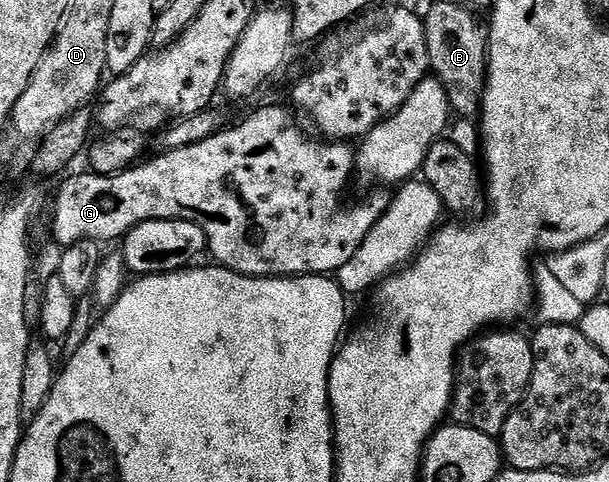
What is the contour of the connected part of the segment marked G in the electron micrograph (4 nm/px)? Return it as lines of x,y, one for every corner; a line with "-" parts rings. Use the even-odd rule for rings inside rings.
263,107
260,111
252,113
248,119
240,121
236,127
228,126
219,131
216,135
211,135
205,141
197,145
185,145
185,149
173,149
164,155
155,155
151,160
132,165
125,171
118,171
116,175
97,175
86,173
87,175
75,175
72,179
67,179
59,187
59,192
55,195
55,212
51,215
51,235
59,242
60,248
68,247
76,243
78,239
93,239
100,245
106,245
114,241
122,240
123,236
131,232
131,228
141,225
145,221
154,219
184,219
193,221
205,233
207,238
207,251
212,255
214,262
220,267
227,267
231,271
240,271
243,275
254,275
256,277
290,277
292,275
330,275
334,276
361,249
361,241
373,229
379,218
386,213
388,205
391,203
391,195
386,190
379,189
376,195
371,195
367,203
355,203
352,207
339,207
339,198
343,195
343,190
347,187
347,182
353,179
355,171
356,148
347,141
324,141
314,134
306,135
301,128
295,124
296,116
290,110
286,111
283,107

